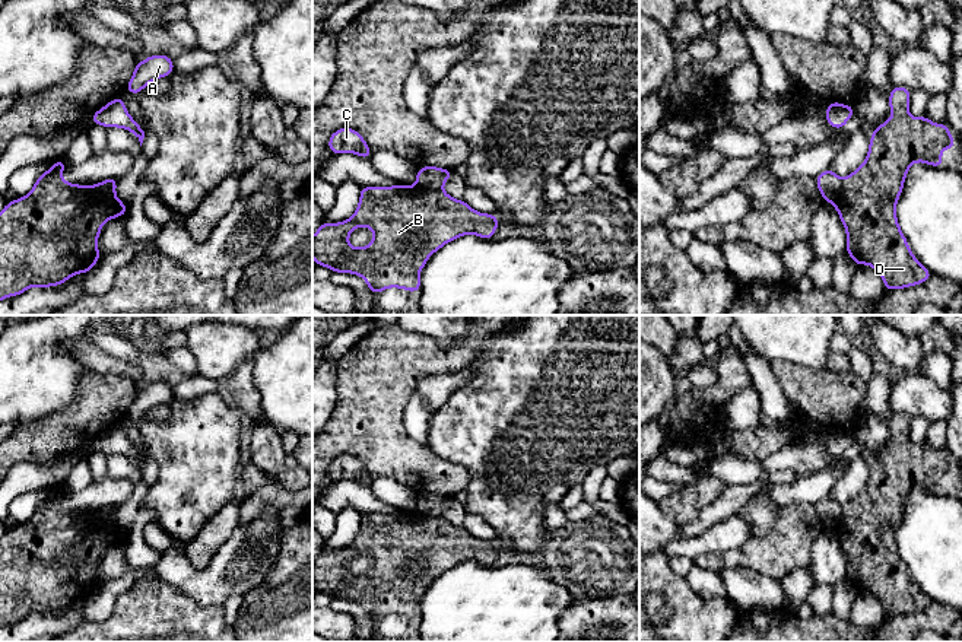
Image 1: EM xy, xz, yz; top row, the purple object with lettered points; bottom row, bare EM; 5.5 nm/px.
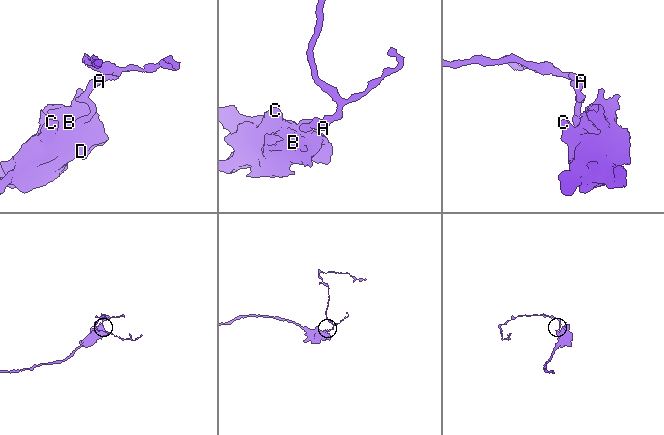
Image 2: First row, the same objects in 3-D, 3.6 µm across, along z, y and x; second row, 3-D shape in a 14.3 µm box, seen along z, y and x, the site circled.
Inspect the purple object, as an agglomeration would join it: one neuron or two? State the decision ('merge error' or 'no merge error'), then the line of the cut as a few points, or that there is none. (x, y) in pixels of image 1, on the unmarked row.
merge error; cut in yz along (843, 507), (840, 521), (832, 530)

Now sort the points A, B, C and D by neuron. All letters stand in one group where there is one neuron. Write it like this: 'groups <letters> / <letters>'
groups A / B C D

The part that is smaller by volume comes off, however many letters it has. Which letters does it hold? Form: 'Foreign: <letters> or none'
Foreign: A

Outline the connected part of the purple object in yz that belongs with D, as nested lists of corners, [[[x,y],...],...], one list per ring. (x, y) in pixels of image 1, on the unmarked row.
[[[902,413],[890,417],[892,445],[871,460],[867,486],[857,498],[842,505],[841,519],[832,530],[847,557],[845,578],[855,592],[871,592],[880,601],[886,617],[917,613],[933,603],[909,576],[896,546],[896,530],[914,489],[940,495],[943,492],[940,479],[955,474],[946,451],[931,449],[926,442],[915,445],[908,439],[909,422],[911,417]]]

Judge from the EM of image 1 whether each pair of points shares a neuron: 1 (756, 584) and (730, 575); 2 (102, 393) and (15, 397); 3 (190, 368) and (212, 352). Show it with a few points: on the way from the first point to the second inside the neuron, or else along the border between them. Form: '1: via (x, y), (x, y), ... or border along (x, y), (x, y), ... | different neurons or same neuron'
1: via (751, 584), (736, 581) | same neuron
2: border along (89, 371), (82, 378), (75, 400), (50, 416) | different neurons
3: border along (181, 343), (193, 355), (197, 372) | different neurons

